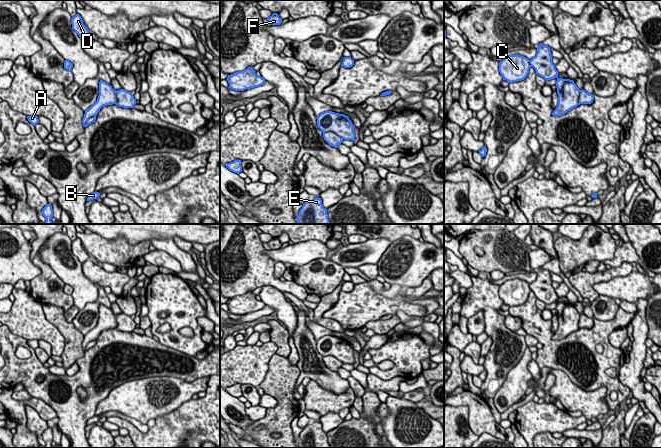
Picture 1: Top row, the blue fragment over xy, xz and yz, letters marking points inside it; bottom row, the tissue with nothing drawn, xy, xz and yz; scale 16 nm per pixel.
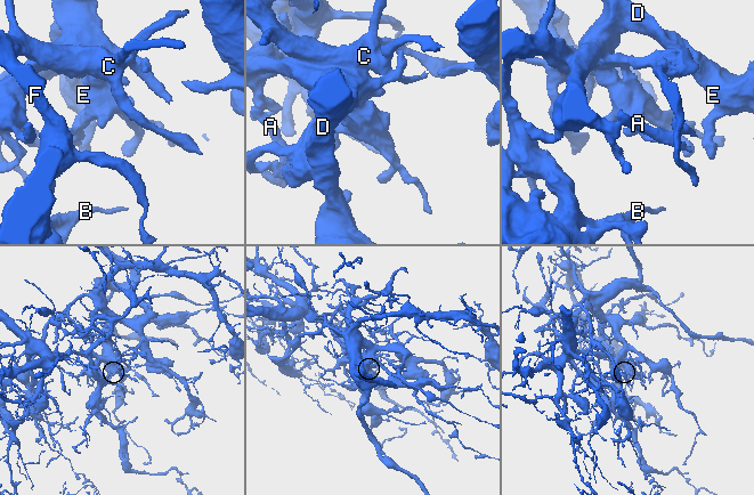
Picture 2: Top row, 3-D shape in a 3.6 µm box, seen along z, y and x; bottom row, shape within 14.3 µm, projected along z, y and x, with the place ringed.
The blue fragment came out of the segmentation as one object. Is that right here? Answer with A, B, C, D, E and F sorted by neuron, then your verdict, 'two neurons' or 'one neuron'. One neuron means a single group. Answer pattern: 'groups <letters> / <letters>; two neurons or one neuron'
groups A B C F / D E; two neurons

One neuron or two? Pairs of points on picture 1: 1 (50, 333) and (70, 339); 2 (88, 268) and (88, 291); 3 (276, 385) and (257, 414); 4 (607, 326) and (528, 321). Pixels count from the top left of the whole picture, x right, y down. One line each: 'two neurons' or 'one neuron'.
1: two neurons
2: two neurons
3: two neurons
4: one neuron

